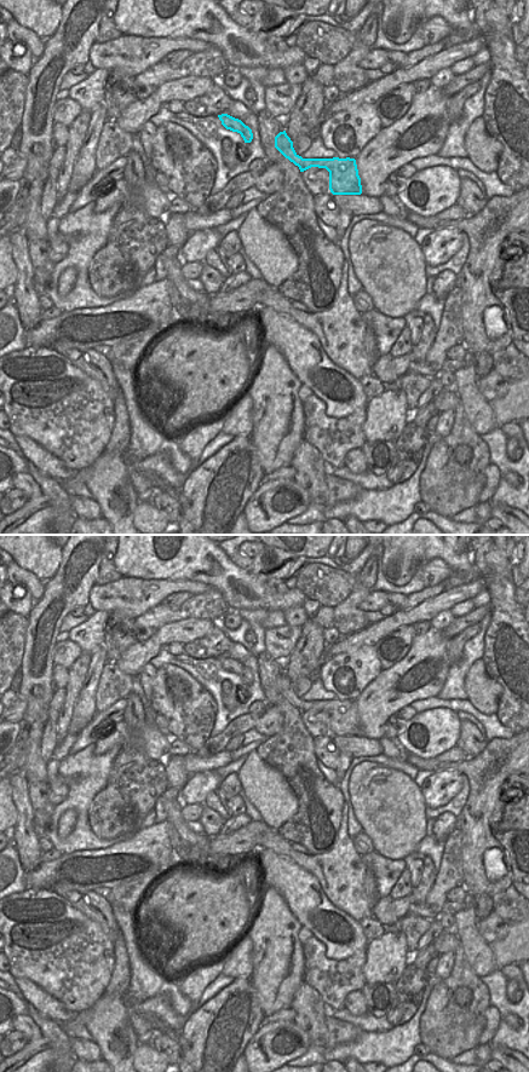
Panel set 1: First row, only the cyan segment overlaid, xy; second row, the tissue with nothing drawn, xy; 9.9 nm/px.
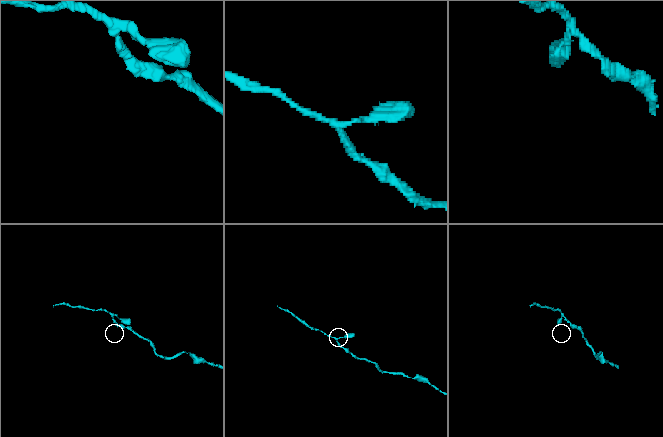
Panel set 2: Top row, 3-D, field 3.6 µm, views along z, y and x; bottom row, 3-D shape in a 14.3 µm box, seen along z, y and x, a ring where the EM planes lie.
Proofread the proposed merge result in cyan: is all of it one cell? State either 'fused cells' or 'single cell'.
single cell

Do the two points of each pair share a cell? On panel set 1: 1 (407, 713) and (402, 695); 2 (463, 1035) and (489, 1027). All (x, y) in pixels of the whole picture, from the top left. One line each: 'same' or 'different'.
1: different
2: different

